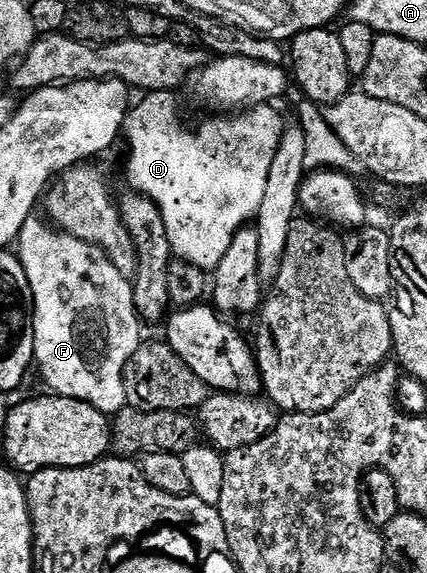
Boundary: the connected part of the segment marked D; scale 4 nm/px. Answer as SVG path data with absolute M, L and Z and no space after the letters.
M157 90L155 92L148 92L143 95L144 98L141 100L140 103L133 105L131 109L129 109L128 112L128 118L124 121L124 128L123 133L126 135L128 134L128 182L133 191L138 194L144 194L147 196L152 202L155 202L157 208L160 209L162 212L162 220L166 224L166 232L168 233L168 239L170 240L170 244L172 245L172 252L173 255L179 261L182 262L189 262L190 264L194 264L198 268L202 268L203 270L207 270L209 272L215 271L216 267L219 266L222 259L226 256L226 252L230 248L230 244L232 243L232 239L236 237L237 234L240 233L241 230L245 229L257 217L257 214L260 210L260 205L262 204L263 196L266 195L266 188L268 186L268 183L270 182L270 168L271 164L274 162L275 154L278 152L279 144L280 144L280 138L283 136L285 129L286 129L286 122L283 122L282 119L280 119L280 114L276 110L271 110L273 107L271 105L265 104L265 105L257 105L255 108L249 109L247 112L249 114L238 114L242 112L236 112L233 114L236 114L233 116L233 118L212 118L209 120L209 122L204 122L201 124L200 127L197 128L197 130L191 130L190 127L184 126L184 122L182 119L180 119L180 106L178 103L176 103L176 97L177 95L173 93L171 90Z

